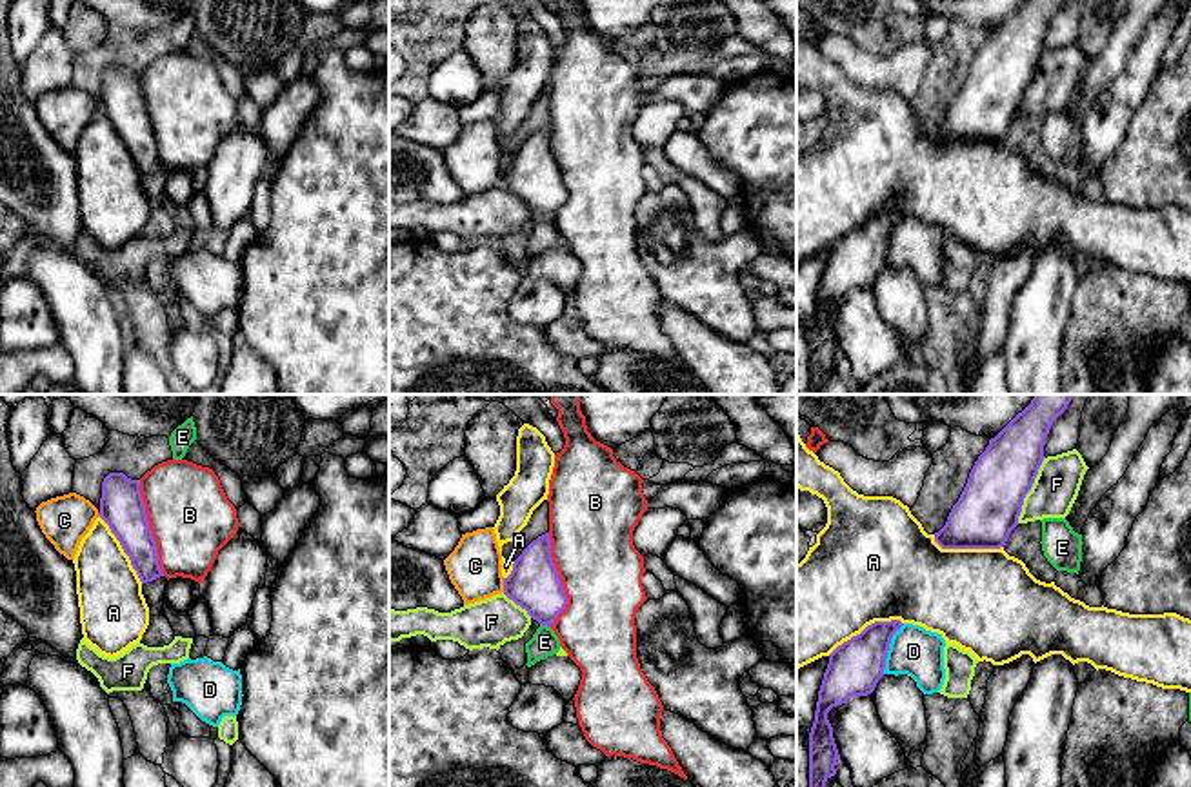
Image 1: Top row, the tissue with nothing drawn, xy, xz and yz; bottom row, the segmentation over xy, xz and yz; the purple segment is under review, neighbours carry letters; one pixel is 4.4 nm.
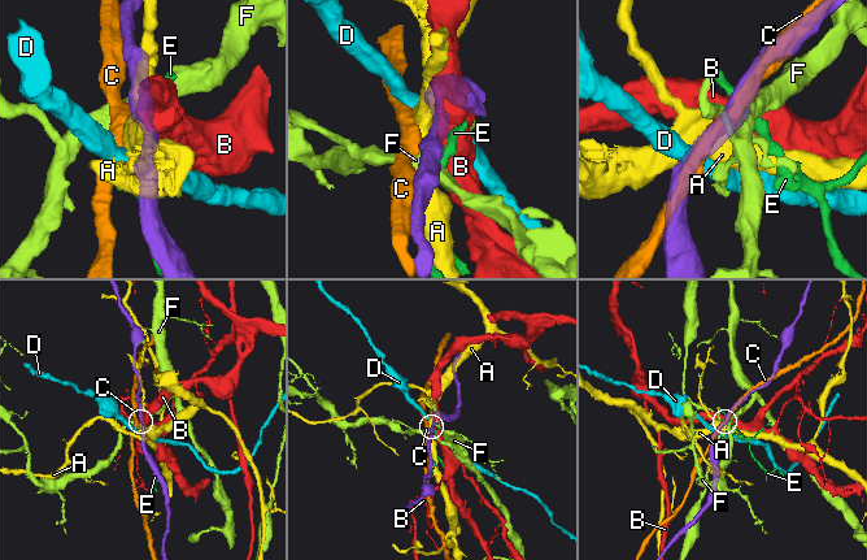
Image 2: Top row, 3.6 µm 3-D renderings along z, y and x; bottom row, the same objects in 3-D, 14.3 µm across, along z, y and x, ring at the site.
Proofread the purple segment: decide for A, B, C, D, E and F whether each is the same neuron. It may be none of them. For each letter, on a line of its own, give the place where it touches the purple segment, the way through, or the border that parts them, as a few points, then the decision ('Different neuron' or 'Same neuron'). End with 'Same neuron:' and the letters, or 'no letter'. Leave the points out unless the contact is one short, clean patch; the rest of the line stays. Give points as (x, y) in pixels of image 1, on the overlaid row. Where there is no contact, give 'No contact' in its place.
A: Touches purple at yz (966, 547). Different neuron
B: Touches purple at xy (150, 527). Different neuron
C: Touches purple at xz (504, 586). Different neuron
D: Touches purple at yz (888, 649). Boundary: yz (904, 624), (891, 638), (882, 673). Different neuron
E: Touches purple at xz (546, 624). Boundary: xz (540, 624), (550, 627). Different neuron
F: Touches purple at yz (1030, 489). Different neuron
Same neuron: no letter

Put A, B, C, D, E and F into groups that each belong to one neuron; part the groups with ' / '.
A / B / C / D / E / F

